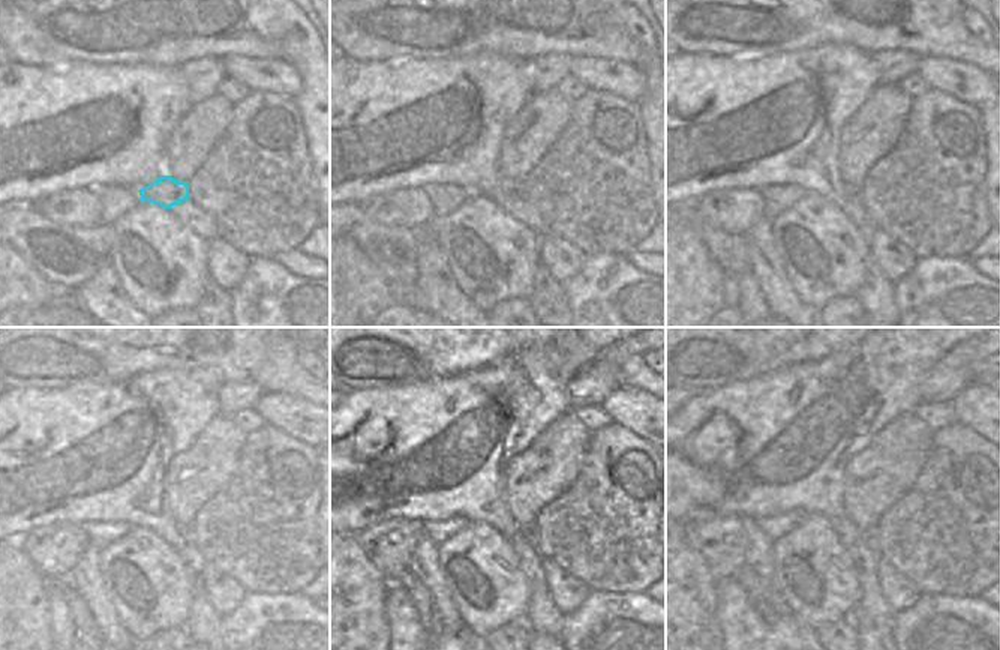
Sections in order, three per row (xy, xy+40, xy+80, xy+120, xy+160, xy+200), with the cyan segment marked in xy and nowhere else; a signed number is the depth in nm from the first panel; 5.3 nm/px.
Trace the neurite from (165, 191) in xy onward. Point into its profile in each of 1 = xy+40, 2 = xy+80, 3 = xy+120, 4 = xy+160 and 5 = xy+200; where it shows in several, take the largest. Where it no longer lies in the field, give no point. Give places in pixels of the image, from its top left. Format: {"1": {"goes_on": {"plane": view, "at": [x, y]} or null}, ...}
{"1": {"goes_on": {"plane": "xy+40", "at": [513, 189]}}, "2": {"goes_on": {"plane": "xy+80", "at": [852, 191]}}, "3": {"goes_on": {"plane": "xy+120", "at": [186, 532]}}, "4": {"goes_on": {"plane": "xy+160", "at": [531, 533]}}, "5": {"goes_on": {"plane": "xy+200", "at": [870, 536]}}}

